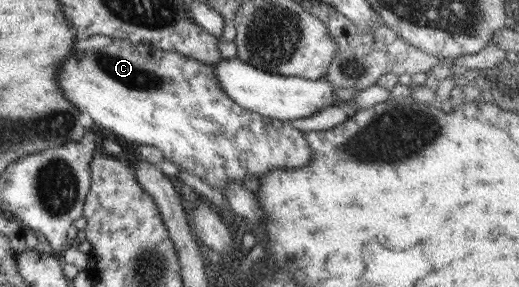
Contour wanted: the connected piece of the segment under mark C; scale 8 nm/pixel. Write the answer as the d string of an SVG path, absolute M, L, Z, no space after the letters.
M93 35L76 43L76 55L64 63L58 79L64 96L80 113L88 113L92 117L94 128L108 129L118 138L132 143L157 147L180 169L180 178L185 170L186 177L200 177L221 192L228 183L244 185L244 179L250 175L260 178L274 169L298 169L312 161L312 148L304 138L304 132L294 128L290 122L236 105L222 90L214 66L184 57L180 52L164 51L146 43L136 46L124 39Z

